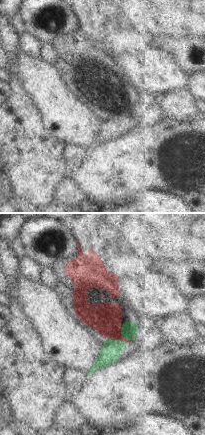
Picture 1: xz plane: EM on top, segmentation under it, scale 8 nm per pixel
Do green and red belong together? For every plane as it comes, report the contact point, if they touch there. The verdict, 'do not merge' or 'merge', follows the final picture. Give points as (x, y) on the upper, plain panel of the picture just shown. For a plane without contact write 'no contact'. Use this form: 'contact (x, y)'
contact (119, 116)

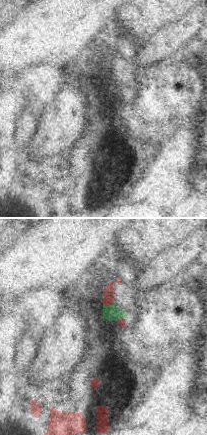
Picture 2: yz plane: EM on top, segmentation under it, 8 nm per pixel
contact (108, 82)

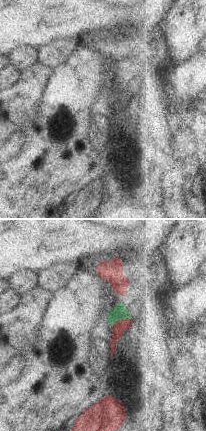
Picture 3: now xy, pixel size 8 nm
contact (121, 95)

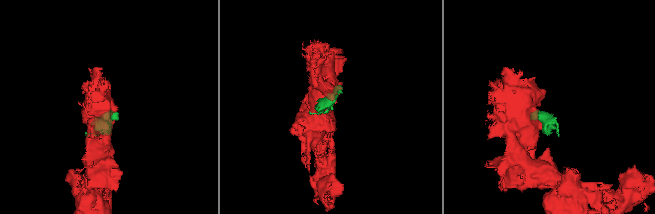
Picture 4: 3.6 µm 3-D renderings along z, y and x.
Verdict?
do not merge

